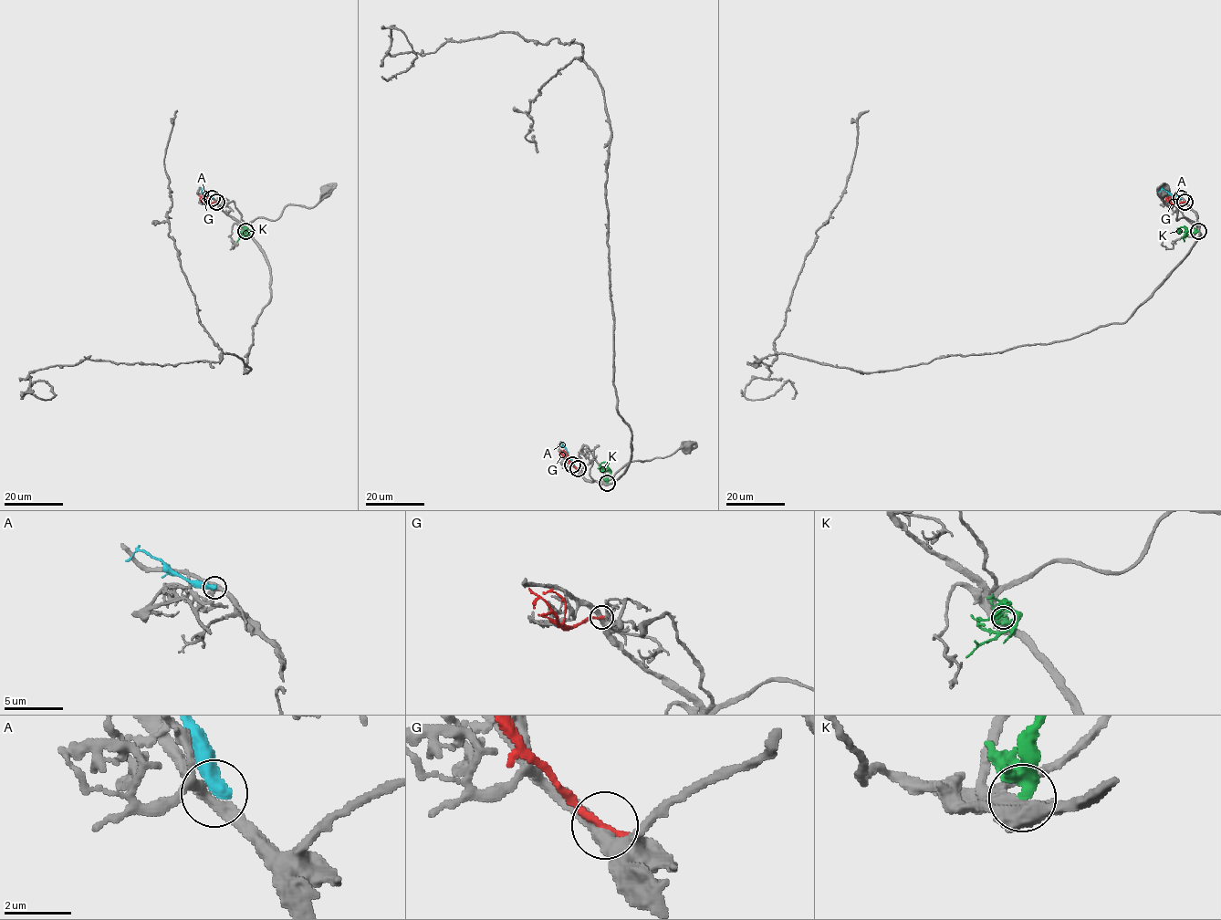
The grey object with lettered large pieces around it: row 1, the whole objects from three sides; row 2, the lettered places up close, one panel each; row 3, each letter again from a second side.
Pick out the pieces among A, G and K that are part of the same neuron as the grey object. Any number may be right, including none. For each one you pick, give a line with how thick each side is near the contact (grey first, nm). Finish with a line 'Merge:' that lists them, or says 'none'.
Merge: none

